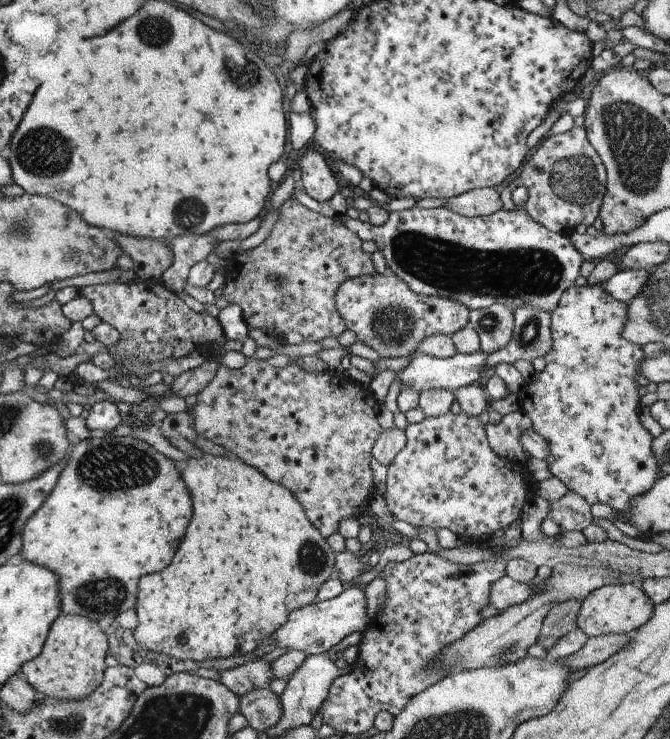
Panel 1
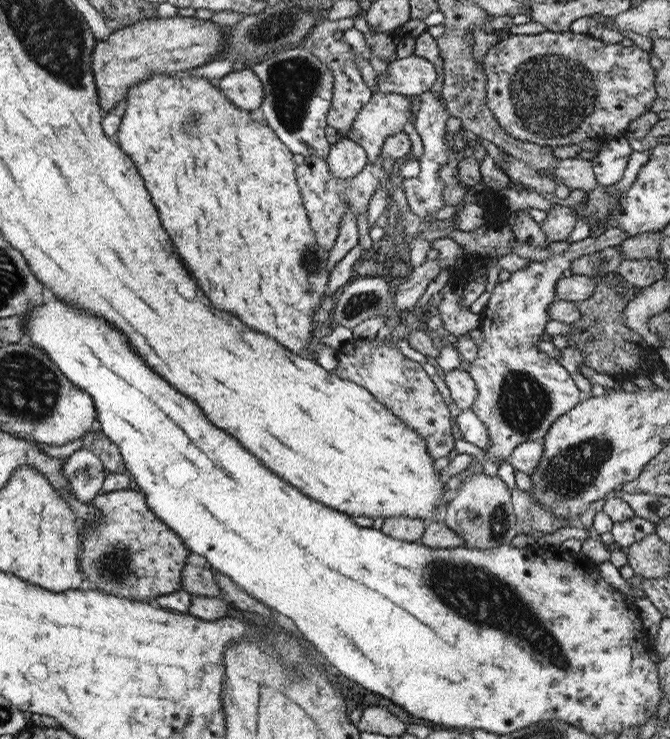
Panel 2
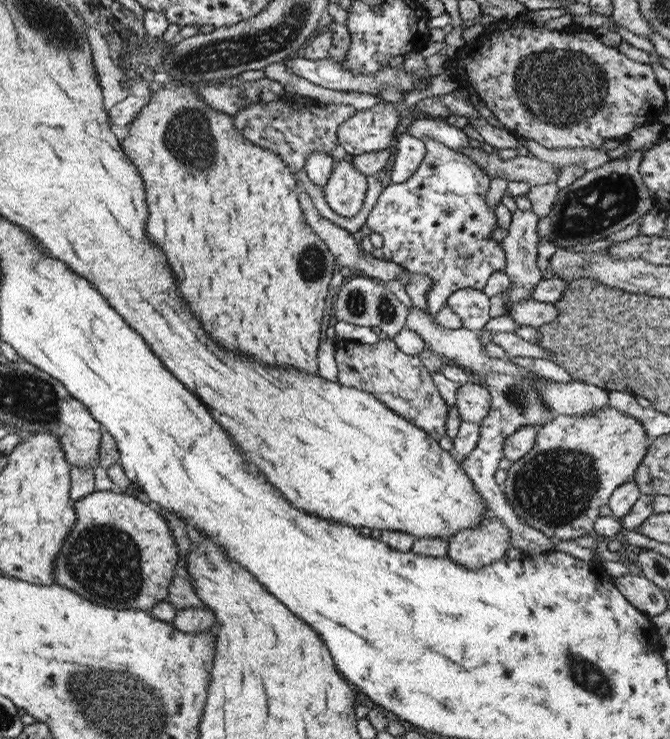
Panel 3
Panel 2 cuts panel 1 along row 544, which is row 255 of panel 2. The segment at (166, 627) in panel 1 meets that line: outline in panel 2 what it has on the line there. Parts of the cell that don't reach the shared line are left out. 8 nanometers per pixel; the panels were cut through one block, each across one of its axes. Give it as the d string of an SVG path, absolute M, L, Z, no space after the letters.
M159 72L128 89L125 101L127 102L126 111L124 111L124 117L116 134L118 146L132 160L140 177L143 178L151 201L159 214L162 228L168 232L170 240L174 242L188 272L198 280L200 288L204 290L204 294L216 308L238 316L246 326L250 326L252 330L258 330L262 334L267 334L290 352L302 354L303 348L311 340L315 324L315 310L326 292L331 272L328 268L329 250L324 250L324 247L317 243L315 233L309 224L307 210L303 205L297 183L297 165L293 160L292 152L276 137L272 128L252 120L252 112L238 109L230 103L230 100L226 99L218 86L212 85L208 79L202 77L190 76L185 72L165 72L164 74Z

